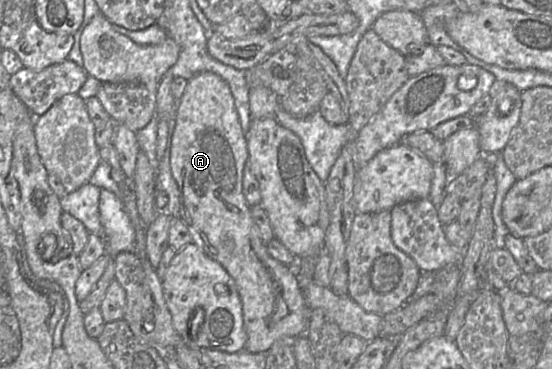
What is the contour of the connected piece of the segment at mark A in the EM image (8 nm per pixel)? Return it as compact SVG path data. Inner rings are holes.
M203 72L189 79L183 96L177 103L170 155L171 174L179 189L178 217L186 225L192 242L233 278L242 303L243 323L247 334L245 349L251 353L266 353L280 338L305 334L310 310L296 276L288 266L269 255L253 222L242 186L247 159L246 137L229 85L211 72Z

